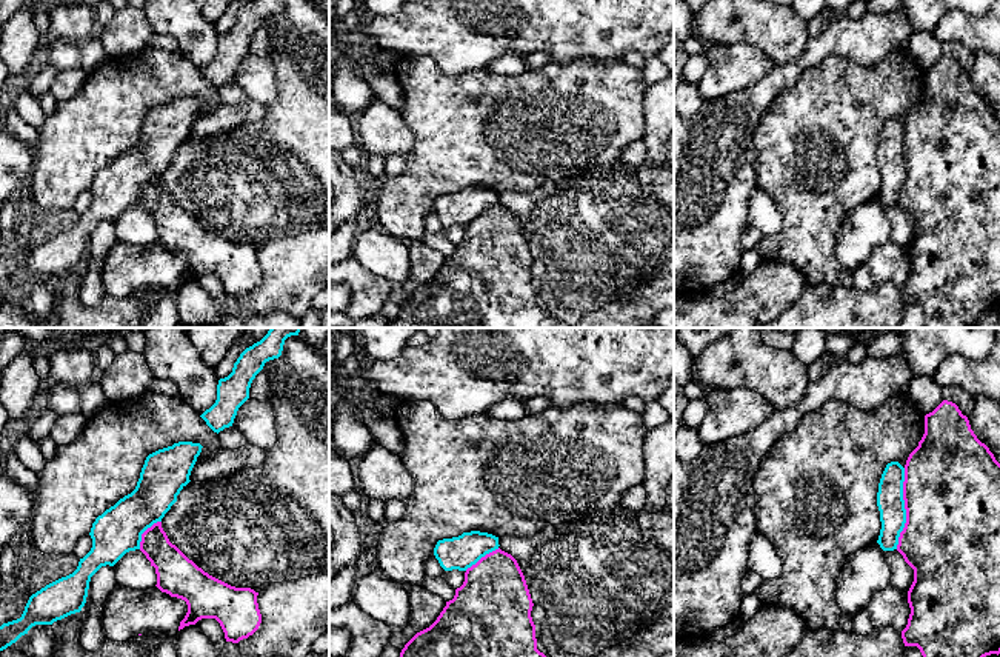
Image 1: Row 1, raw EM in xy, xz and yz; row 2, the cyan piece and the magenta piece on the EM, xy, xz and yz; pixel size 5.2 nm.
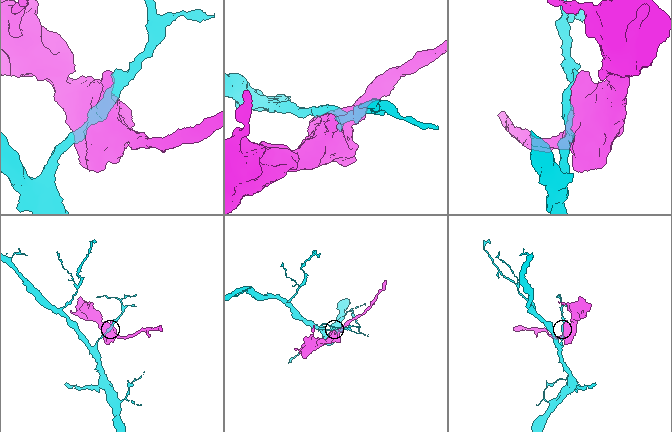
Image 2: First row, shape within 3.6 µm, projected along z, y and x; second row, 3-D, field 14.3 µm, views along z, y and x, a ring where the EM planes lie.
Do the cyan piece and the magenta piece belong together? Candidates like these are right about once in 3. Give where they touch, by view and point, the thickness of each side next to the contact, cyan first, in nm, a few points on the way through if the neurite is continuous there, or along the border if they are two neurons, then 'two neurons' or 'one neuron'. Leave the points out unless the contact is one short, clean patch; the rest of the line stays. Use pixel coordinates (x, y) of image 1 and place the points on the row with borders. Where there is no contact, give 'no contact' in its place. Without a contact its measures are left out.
contact yz (903, 508); calibres 140 and 480 nm; two neurons

